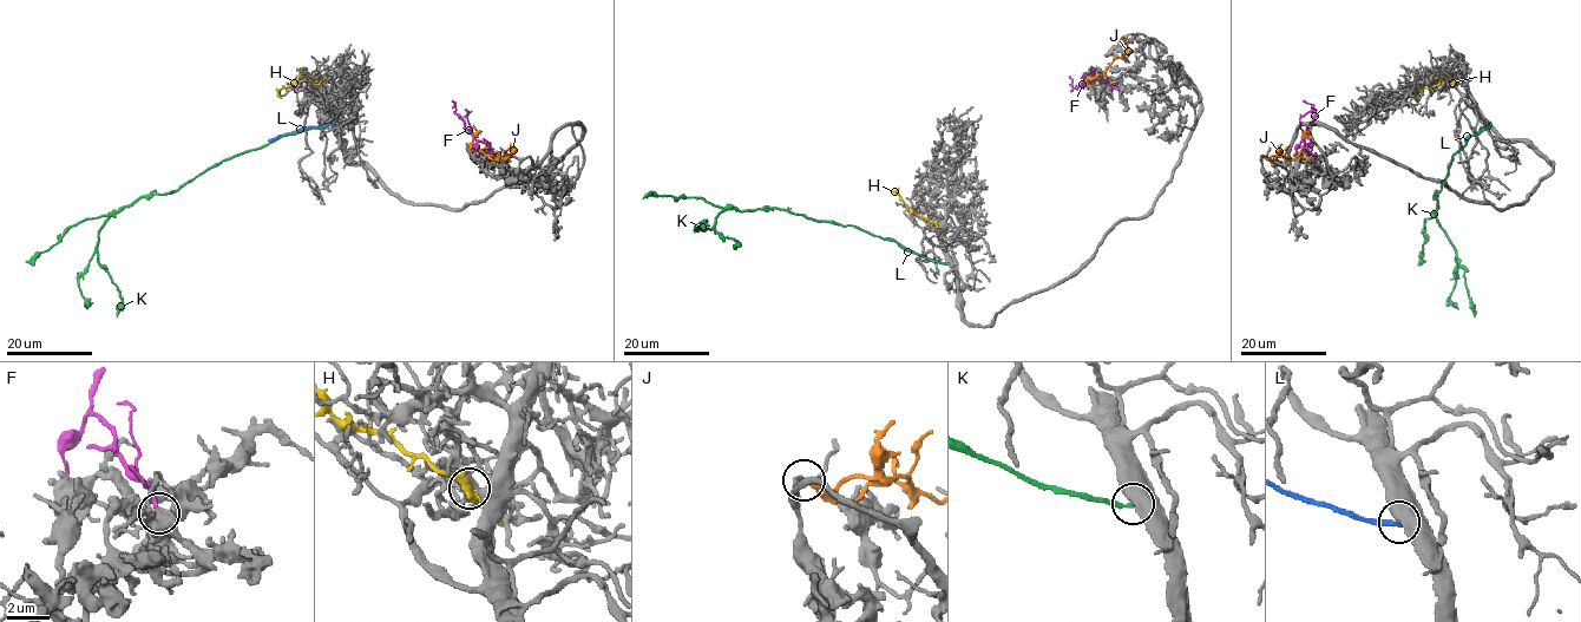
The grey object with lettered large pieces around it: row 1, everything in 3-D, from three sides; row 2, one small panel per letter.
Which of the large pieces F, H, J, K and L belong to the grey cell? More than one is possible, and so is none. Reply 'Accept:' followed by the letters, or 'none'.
Accept: none

